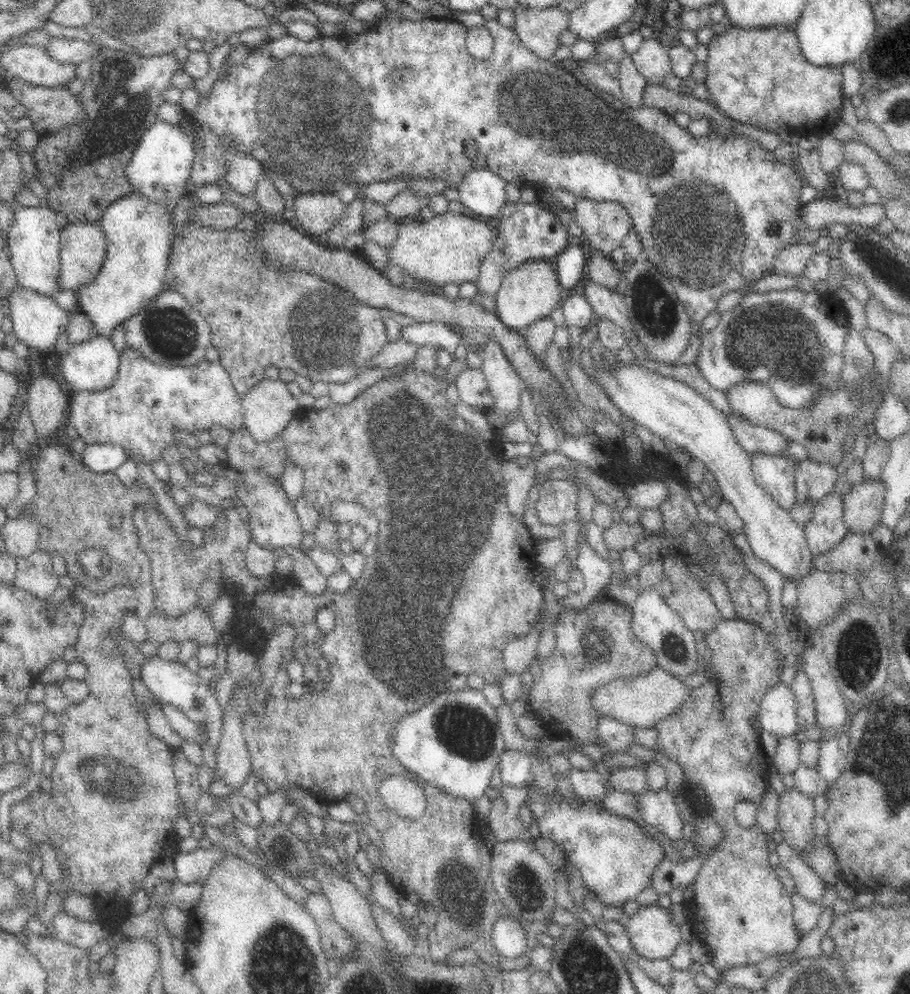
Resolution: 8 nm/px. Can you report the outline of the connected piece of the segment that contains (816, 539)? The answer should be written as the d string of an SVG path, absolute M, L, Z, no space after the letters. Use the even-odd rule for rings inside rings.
M828 494L819 502L814 518L806 526L805 538L813 557L827 554L849 531L844 523L843 498Z

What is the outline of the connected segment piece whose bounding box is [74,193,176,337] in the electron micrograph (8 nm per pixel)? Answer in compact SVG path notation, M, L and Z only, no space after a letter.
M137 193L115 200L104 212L99 220L103 228L106 243L104 260L101 264L99 276L92 282L82 284L74 291L79 312L88 317L92 325L94 336L110 337L118 325L122 325L129 318L142 310L146 303L152 302L158 295L166 290L166 274L168 271L169 256L171 255L172 242L175 239L172 217L168 217L162 205L140 196Z

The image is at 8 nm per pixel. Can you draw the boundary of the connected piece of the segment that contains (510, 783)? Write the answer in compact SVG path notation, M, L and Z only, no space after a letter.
M504 749L497 769L504 786L516 788L532 782L531 761L525 750Z

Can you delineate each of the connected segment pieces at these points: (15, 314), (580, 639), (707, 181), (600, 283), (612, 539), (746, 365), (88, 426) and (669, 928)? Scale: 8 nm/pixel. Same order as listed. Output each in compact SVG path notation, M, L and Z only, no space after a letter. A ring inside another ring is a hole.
M16 282L12 292L8 292L6 301L8 301L8 312L12 316L13 332L17 340L27 344L31 350L45 350L52 353L56 338L58 338L60 330L66 328L70 314L50 297L30 290L19 282Z
M598 597L586 604L584 608L563 610L556 624L556 647L553 655L547 659L533 659L529 666L532 677L531 693L527 701L538 712L544 726L558 728L568 732L570 739L576 739L584 745L598 743L596 726L600 715L592 708L590 700L596 688L616 678L628 678L636 674L644 674L657 664L653 650L650 650L633 632L631 624L631 608L613 602L610 598Z
M384 18L380 26L377 25L377 21L372 25L374 32L368 32L368 35L357 39L345 34L342 37L329 35L304 41L290 35L280 40L270 41L262 48L251 50L248 58L234 68L225 81L215 81L209 95L205 101L198 103L199 106L195 112L196 121L202 128L202 143L195 142L196 156L187 182L186 193L192 193L198 184L216 184L220 178L224 178L224 159L220 153L219 137L228 135L236 137L237 147L259 160L270 174L284 177L288 184L302 193L339 193L344 185L388 182L404 174L421 176L421 178L443 178L448 180L451 188L456 188L458 182L469 170L488 169L508 182L532 182L534 188L543 188L549 192L553 192L556 188L565 188L577 198L612 200L620 203L628 211L638 238L642 241L643 256L672 282L693 324L701 324L706 316L714 312L723 296L744 289L773 273L772 262L776 254L782 248L794 244L796 238L797 242L805 240L806 243L817 244L819 231L802 229L804 222L800 218L802 204L798 201L798 197L800 188L806 182L797 169L791 169L776 161L772 151L761 148L758 142L740 136L720 137L715 132L700 138L694 137L676 124L672 114L644 104L640 108L618 111L579 84L579 77L569 66L541 60L526 49L512 29L504 27L497 20L490 20L485 26L492 36L493 50L492 54L482 61L476 61L469 54L465 44L468 30L453 20L387 20ZM466 140L472 140L477 144L476 158L468 158L465 155Z
M596 250L585 252L585 268L587 276L599 288L616 292L621 279L620 270L614 266L606 255L597 254Z
M614 522L603 532L604 543L608 549L611 549L612 554L621 549L634 548L635 545L647 540L652 535L653 533L645 529L641 522Z
M793 288L752 293L736 308L723 312L718 326L702 335L703 343L696 363L714 390L725 392L745 382L764 381L771 385L784 408L798 410L810 406L824 391L833 391L841 385L849 330L850 327L842 326L834 319L830 306L815 292Z
M127 346L120 353L119 371L116 380L104 390L80 391L71 398L67 418L79 438L86 445L120 444L127 450L129 459L140 456L149 464L162 458L162 451L173 450L177 441L174 439L176 430L192 433L194 430L209 431L212 426L224 426L235 433L244 428L241 413L241 396L232 385L230 377L219 362L210 363L206 359L192 366L162 366L142 356L136 348Z
M658 904L639 907L625 929L634 951L647 960L668 959L681 944L679 925Z

